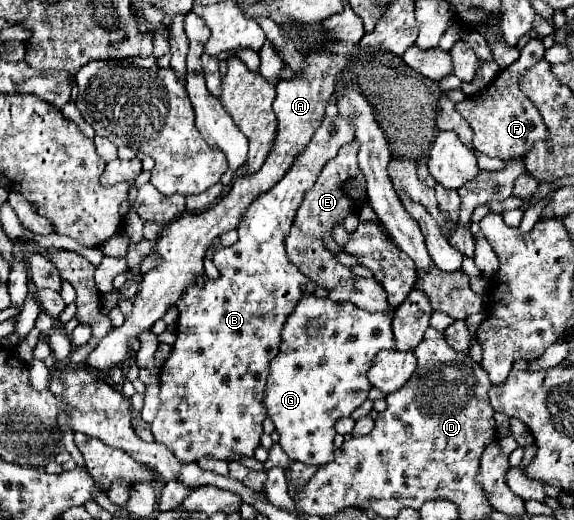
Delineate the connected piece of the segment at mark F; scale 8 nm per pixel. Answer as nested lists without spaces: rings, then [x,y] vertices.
[[[531,39],[523,49],[515,63],[511,63],[507,69],[503,69],[489,87],[485,87],[481,93],[475,93],[467,97],[465,101],[457,103],[455,109],[463,115],[463,119],[473,127],[473,141],[475,149],[487,157],[497,159],[519,159],[525,157],[525,153],[537,143],[537,141],[549,141],[549,129],[543,125],[541,113],[535,109],[535,105],[523,95],[519,89],[519,81],[525,75],[525,71],[539,63],[543,59],[543,43],[541,39]]]

